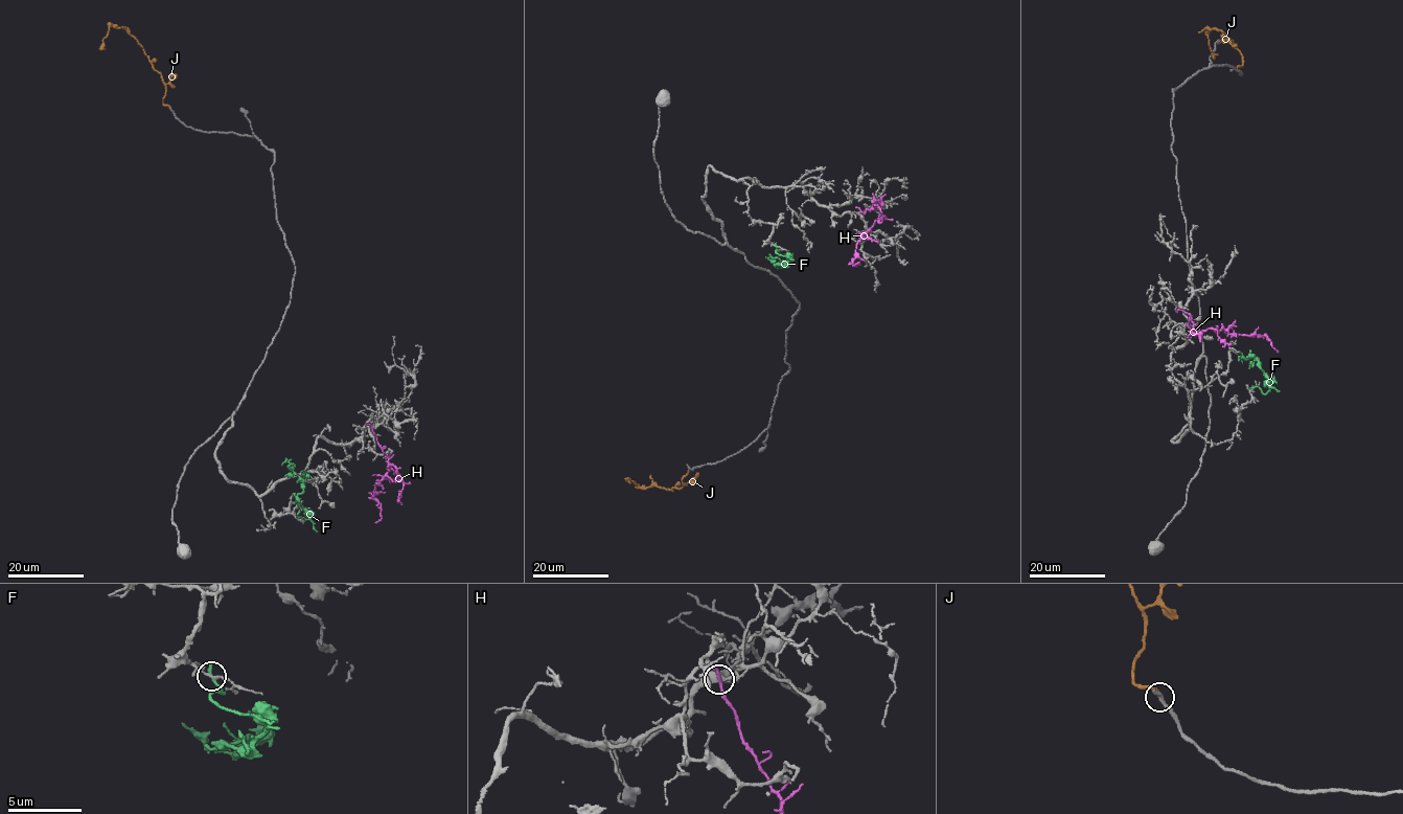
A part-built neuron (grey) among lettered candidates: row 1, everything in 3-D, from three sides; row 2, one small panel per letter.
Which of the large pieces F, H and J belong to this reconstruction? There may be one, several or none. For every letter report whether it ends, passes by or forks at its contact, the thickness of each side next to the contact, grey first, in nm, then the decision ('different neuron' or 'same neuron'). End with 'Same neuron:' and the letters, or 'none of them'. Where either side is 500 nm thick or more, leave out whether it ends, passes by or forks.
F: it ends; calibres 160 and 240 nm; different neuron
H: it passes by; calibres 360 and 170 nm; different neuron
J: it ends; calibres 160 and 200 nm; same neuron
Same neuron: J

